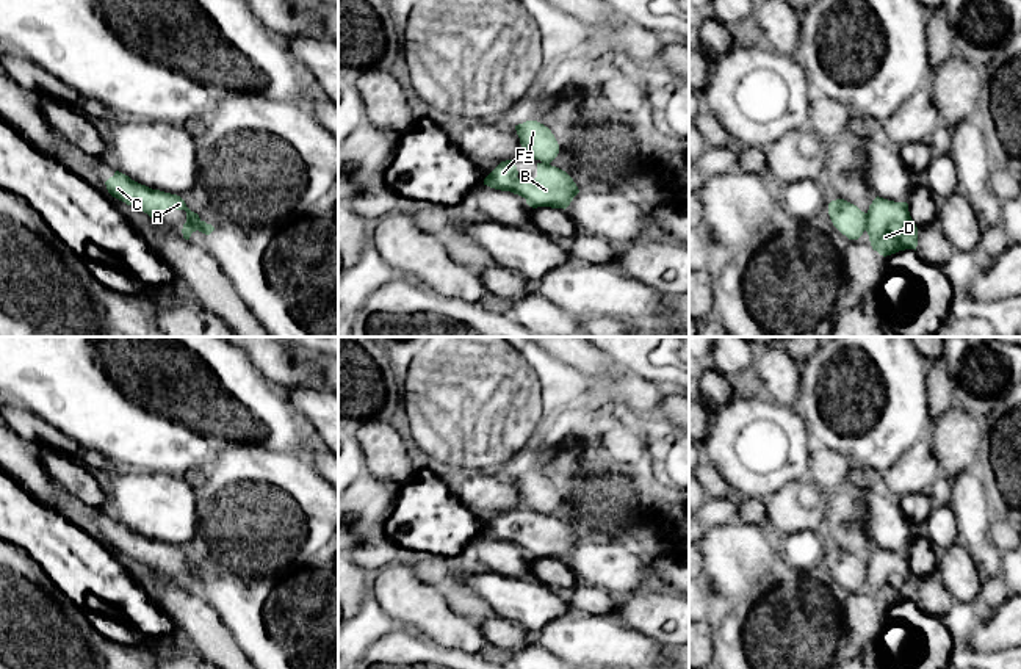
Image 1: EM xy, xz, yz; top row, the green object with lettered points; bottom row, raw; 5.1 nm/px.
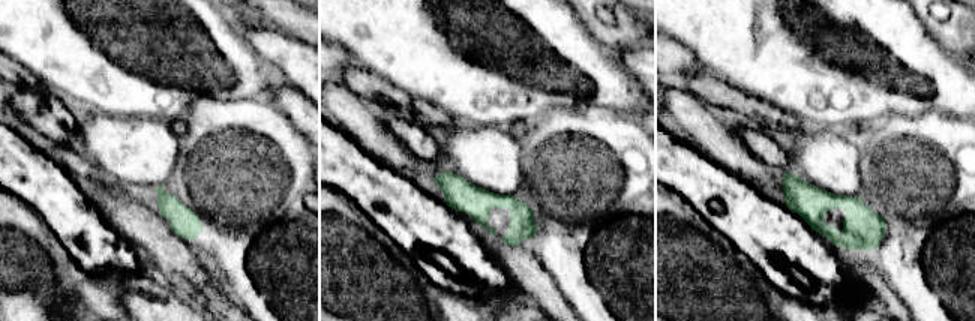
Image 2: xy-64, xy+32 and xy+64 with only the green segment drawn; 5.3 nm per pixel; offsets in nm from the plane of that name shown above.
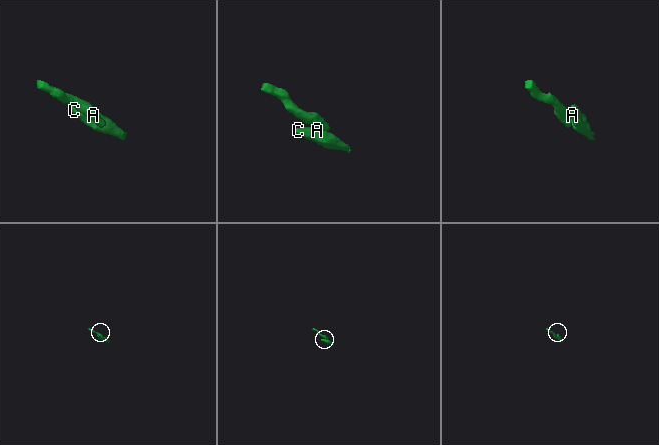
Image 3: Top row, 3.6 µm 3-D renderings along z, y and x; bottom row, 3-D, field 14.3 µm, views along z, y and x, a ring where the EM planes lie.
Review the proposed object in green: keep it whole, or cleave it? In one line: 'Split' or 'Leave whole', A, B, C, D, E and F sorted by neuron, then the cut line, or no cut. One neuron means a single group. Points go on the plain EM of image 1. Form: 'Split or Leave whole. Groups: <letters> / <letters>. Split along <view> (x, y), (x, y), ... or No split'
Split. Groups: A B C D F / E. Split along yz (865, 564), (866, 580)

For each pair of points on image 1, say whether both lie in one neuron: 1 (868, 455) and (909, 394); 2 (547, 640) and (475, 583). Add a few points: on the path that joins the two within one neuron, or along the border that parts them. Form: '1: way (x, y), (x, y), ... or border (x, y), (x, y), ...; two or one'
1: way (871, 439), (893, 409); one
2: border (569, 608), (539, 630); two

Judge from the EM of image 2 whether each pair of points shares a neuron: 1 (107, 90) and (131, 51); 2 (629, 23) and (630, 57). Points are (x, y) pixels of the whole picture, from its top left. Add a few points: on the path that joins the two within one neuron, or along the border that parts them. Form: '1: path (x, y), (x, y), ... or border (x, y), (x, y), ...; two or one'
1: path (110, 81), (122, 60); one
2: border (639, 45), (617, 53); two

